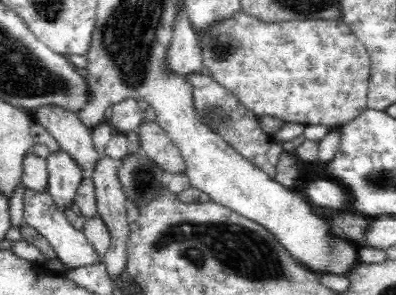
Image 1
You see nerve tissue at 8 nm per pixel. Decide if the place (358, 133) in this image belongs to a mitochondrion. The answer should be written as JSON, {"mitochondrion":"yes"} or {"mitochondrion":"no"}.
{"mitochondrion":"no"}

